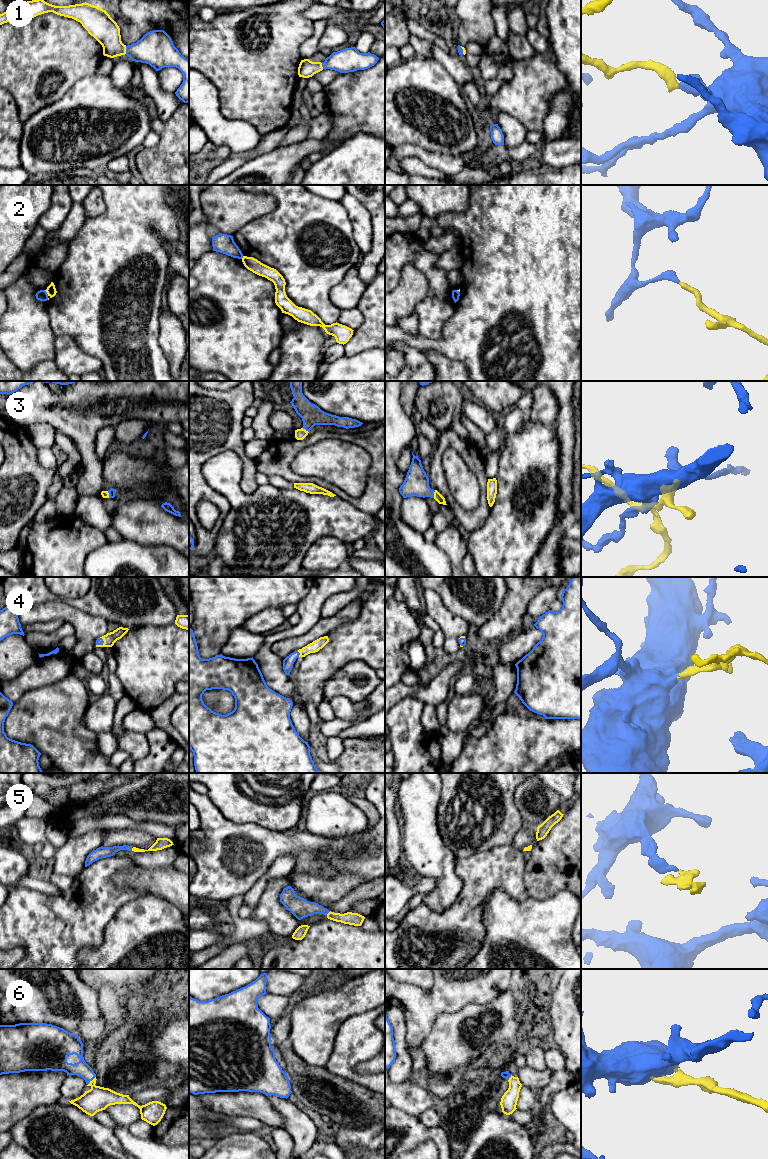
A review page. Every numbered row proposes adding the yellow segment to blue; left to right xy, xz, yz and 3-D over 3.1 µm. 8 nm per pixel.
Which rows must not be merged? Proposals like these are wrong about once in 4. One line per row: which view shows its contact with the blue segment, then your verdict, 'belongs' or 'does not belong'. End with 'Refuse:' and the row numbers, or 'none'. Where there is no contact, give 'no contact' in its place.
1: xy | belongs
2: xy | does not belong
3: yz | belongs
4: xz | belongs
5: xz | belongs
6: xy | belongs
Refuse: 2

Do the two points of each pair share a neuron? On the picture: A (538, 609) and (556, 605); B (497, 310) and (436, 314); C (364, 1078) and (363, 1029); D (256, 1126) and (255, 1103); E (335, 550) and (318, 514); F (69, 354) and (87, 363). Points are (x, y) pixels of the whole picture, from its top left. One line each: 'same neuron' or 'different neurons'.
A: different neurons
B: different neurons
C: same neuron
D: different neurons
E: different neurons
F: same neuron

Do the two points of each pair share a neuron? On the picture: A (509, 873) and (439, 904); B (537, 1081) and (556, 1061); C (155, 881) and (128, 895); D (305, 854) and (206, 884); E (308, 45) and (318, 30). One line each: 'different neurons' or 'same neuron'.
A: different neurons
B: different neurons
C: different neurons
D: same neuron
E: same neuron

